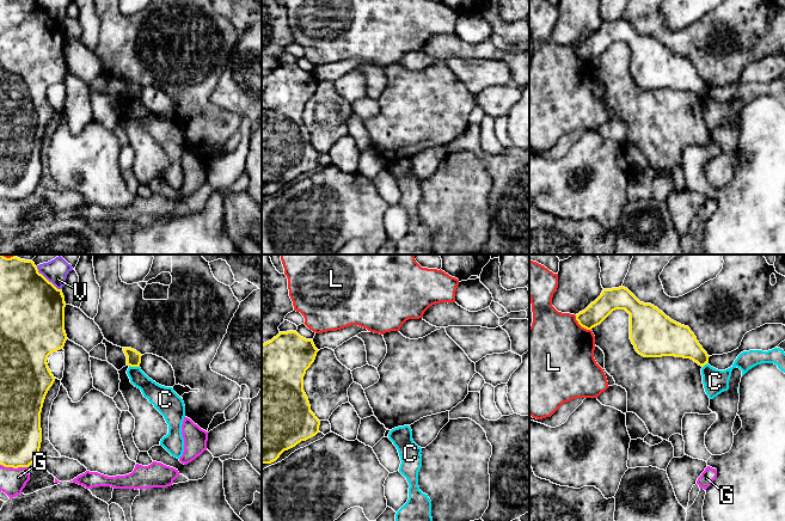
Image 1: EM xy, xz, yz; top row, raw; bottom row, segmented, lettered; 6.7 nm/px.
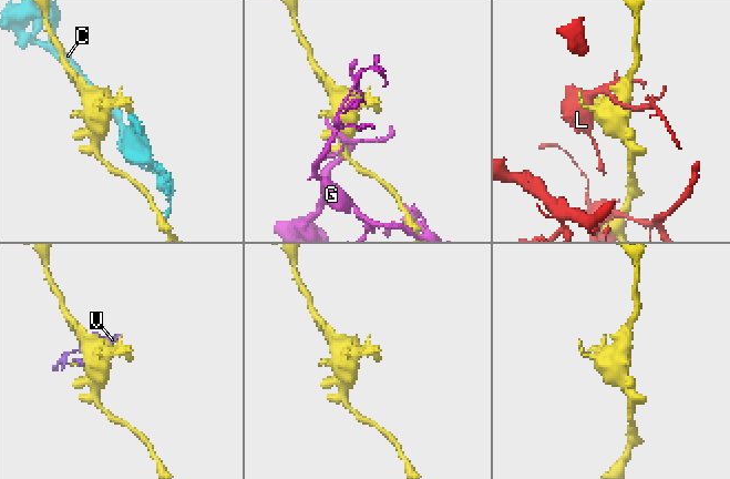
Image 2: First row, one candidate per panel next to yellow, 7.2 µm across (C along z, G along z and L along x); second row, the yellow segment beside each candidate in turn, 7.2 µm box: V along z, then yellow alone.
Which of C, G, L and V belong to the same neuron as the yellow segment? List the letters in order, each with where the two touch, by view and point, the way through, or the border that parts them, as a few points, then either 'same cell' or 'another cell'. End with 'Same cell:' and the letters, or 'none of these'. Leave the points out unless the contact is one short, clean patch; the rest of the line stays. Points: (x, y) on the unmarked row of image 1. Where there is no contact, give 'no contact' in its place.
C: xy (134, 98) | along xy (129, 97), (139, 99) | another cell
G: xy (13, 200) | another cell
L: yz (581, 57) | another cell
V: xy (47, 12) | another cell
Same cell: none of these

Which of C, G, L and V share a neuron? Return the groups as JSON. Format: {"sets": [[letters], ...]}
{"sets": [["C"], ["G"], ["L"], ["V"]]}

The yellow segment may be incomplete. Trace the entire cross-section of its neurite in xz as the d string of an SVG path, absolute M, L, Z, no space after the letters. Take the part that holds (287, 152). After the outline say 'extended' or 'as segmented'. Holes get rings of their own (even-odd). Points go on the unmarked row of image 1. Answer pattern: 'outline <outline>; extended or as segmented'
outline M296 63L280 65L262 76L262 196L271 196L301 173L319 165L320 153L311 143L303 123L303 109L318 81Z; as segmented

